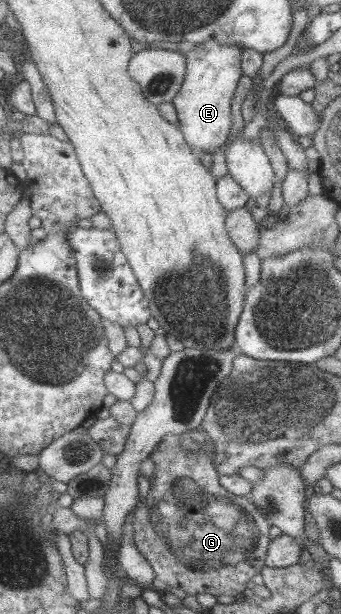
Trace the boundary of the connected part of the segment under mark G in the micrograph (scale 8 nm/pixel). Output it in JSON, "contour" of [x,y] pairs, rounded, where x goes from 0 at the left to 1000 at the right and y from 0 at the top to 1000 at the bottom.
{"contour":[[[584,695],[543,708],[496,708],[443,739],[455,754],[455,792],[440,793],[425,814],[396,831],[393,858],[408,896],[434,909],[457,932],[457,945],[443,956],[460,966],[493,966],[490,954],[531,958],[551,967],[707,969],[718,951],[762,935],[783,919],[777,907],[798,883],[783,871],[789,849],[751,832],[724,808],[660,801],[642,788],[648,772],[622,752],[630,721],[613,704]]]}

